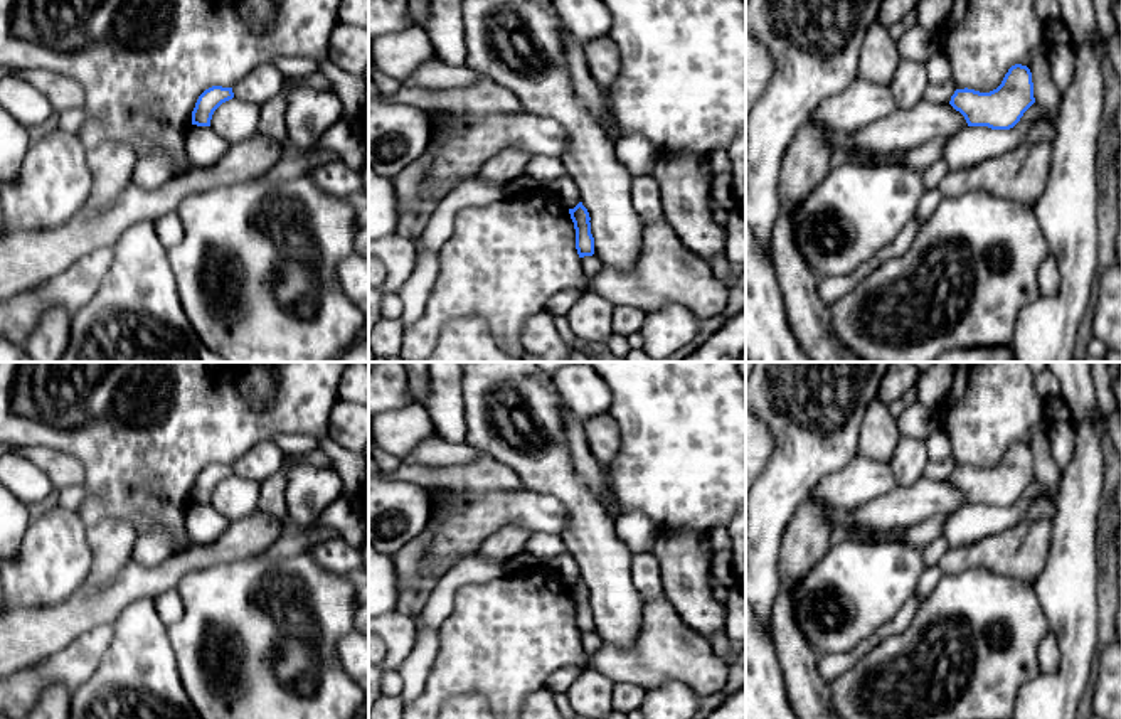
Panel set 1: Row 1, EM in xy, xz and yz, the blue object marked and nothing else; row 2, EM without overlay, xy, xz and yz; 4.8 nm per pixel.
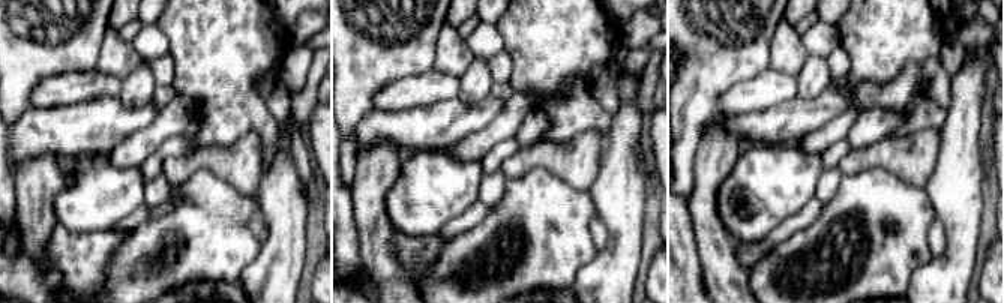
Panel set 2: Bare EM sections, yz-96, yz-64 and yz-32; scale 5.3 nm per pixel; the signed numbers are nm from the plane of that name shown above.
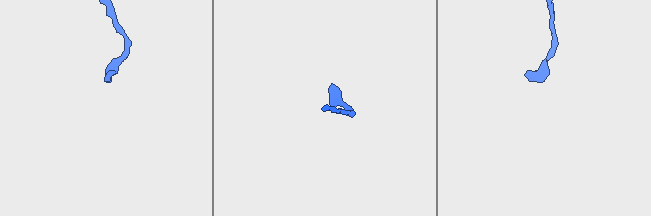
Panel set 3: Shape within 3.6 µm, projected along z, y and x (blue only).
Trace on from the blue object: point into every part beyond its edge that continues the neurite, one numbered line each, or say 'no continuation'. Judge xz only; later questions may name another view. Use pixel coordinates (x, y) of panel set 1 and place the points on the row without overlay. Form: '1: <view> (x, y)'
no continuation

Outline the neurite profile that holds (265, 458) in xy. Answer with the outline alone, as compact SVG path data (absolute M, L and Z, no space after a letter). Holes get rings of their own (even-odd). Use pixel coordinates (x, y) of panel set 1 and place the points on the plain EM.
M273 439L259 441L232 463L234 475L263 482L276 473L284 461L284 453Z

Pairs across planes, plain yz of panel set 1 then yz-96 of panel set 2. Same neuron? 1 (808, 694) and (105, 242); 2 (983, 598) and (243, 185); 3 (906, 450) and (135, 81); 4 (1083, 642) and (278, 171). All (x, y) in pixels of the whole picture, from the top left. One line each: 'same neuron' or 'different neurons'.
1: different neurons
2: different neurons
3: same neuron
4: same neuron

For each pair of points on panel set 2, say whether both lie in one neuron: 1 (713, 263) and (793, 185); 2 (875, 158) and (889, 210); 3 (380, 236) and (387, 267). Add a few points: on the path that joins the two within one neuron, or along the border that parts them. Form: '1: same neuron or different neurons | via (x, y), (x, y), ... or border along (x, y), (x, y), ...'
1: different neurons | border along (719, 210), (722, 225), (736, 242)
2: different neurons | border along (844, 174), (884, 168), (910, 185)
3: same neuron | via (380, 243), (380, 260)

